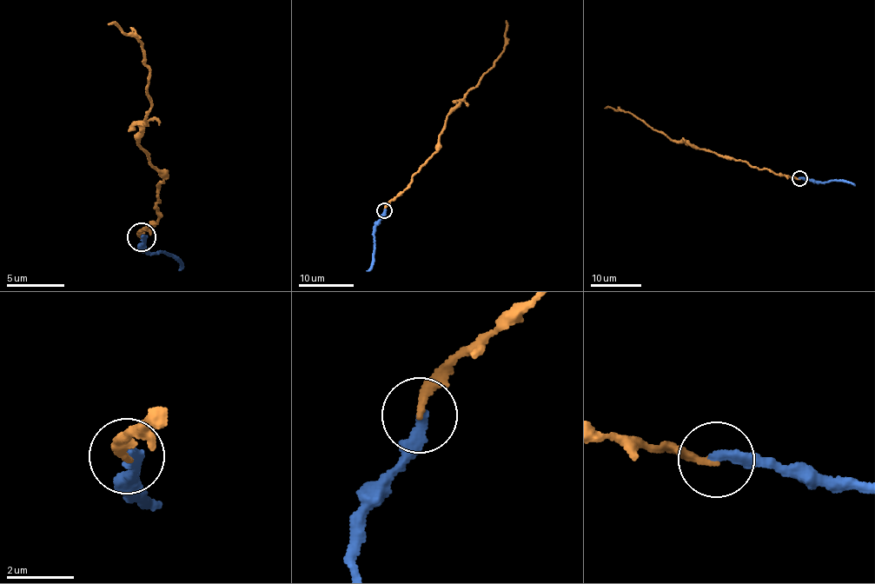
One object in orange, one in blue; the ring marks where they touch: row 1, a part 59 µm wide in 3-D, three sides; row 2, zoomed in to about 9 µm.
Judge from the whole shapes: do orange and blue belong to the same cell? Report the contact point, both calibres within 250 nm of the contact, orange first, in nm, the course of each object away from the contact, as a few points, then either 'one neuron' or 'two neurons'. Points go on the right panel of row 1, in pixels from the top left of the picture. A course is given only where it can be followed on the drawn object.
at (799, 178); 200 nm thick on the orange side, 320 nm on the other; orange runs (798, 178), (778, 175), (732, 157), (719, 156), (685, 142), (673, 142), (627, 111), (604, 109); blue runs (799, 178), (816, 182), (846, 180), (855, 185); two neurons

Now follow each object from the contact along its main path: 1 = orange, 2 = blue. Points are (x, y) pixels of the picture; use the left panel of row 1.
1: (141, 236), (155, 225), (152, 207), (164, 174), (135, 142), (151, 99), (142, 42), (108, 24)
2: (142, 236), (149, 237), (143, 248), (178, 256), (179, 270)

